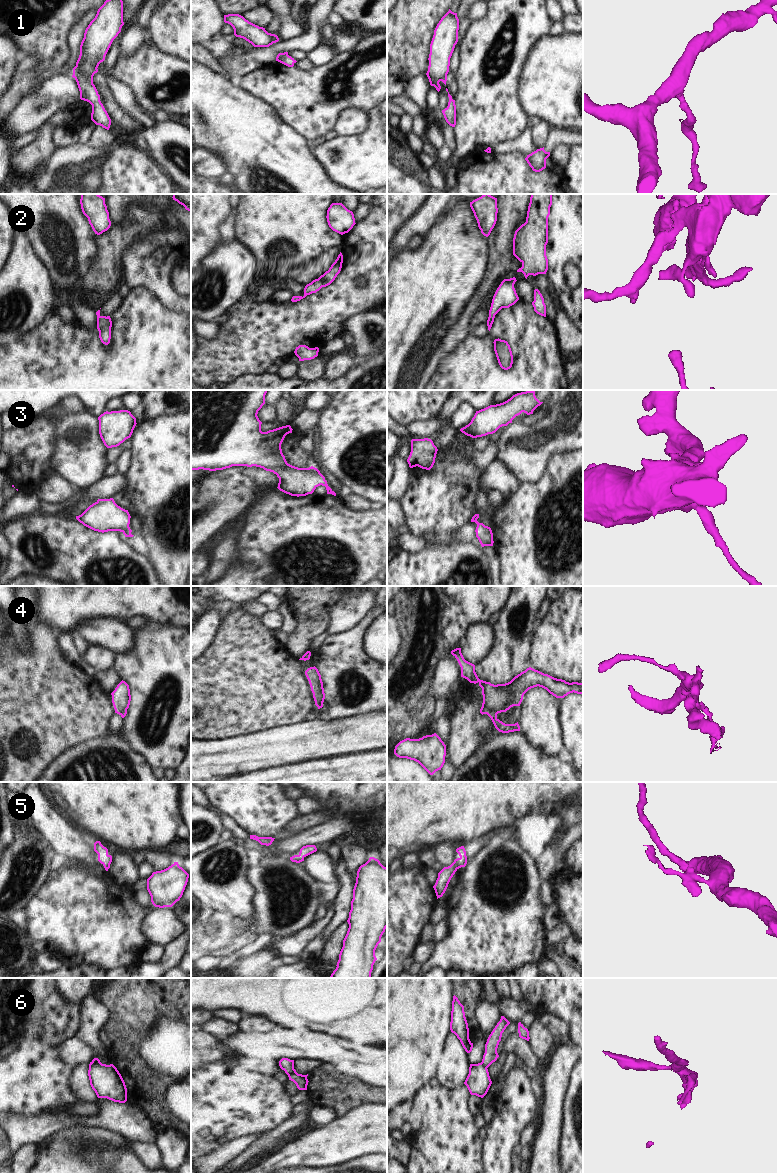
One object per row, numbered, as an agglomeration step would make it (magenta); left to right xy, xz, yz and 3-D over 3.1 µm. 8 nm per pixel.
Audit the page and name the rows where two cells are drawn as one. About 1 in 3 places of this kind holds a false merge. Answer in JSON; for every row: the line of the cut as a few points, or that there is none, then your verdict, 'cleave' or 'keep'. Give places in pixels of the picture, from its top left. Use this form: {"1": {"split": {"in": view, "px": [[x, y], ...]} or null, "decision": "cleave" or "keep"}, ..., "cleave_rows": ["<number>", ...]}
{"1": {"split": null, "decision": "keep"}, "2": {"split": null, "decision": "keep"}, "3": {"split": null, "decision": "keep"}, "4": {"split": {"in": "yz", "px": [[484, 711], [490, 710], [497, 713]]}, "decision": "cleave"}, "5": {"split": null, "decision": "keep"}, "6": {"split": {"in": "xz", "px": [[297, 1073], [288, 1075]]}, "decision": "cleave"}, "cleave_rows": ["4", "6"]}

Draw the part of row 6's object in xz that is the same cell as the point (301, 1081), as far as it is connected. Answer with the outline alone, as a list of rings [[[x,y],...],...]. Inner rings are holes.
[[[290,1074],[289,1080],[293,1081],[299,1090],[307,1090],[308,1079],[302,1074]]]

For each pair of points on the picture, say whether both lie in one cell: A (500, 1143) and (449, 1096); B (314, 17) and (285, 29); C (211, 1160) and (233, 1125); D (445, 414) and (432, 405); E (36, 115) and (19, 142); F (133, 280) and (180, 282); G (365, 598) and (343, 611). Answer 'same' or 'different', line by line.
A: different
B: different
C: different
D: different
E: different
F: different
G: same

